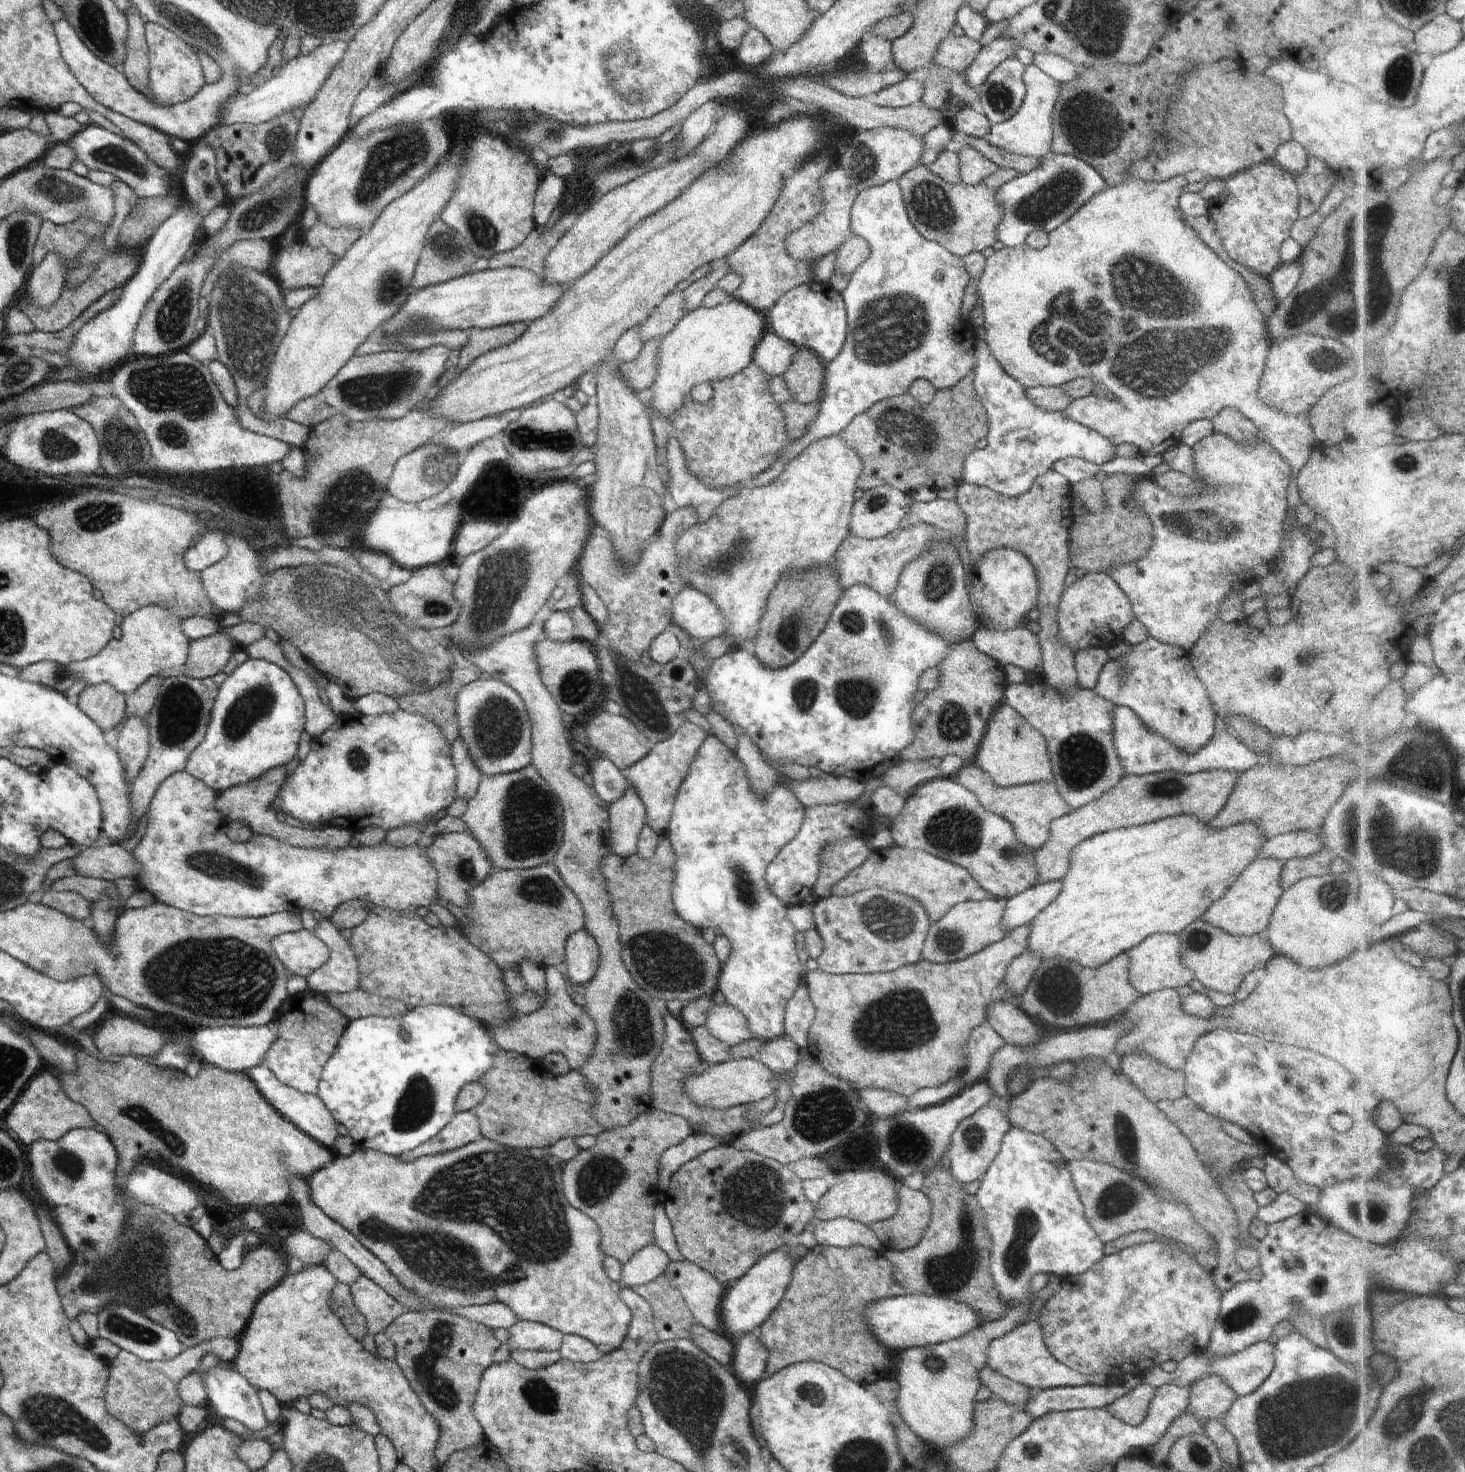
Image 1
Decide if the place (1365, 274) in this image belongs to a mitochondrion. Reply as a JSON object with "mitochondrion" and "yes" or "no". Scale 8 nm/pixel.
{"mitochondrion":"yes"}

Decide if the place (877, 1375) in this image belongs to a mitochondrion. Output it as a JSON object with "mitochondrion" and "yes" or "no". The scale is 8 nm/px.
{"mitochondrion":"no"}

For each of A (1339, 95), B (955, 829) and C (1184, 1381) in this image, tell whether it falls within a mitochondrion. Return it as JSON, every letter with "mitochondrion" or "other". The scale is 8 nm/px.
{"A":"other","B":"mitochondrion","C":"other"}

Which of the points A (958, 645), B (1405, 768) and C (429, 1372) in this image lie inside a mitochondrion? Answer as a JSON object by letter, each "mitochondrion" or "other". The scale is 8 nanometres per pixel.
{"A":"other","B":"mitochondrion","C":"mitochondrion"}

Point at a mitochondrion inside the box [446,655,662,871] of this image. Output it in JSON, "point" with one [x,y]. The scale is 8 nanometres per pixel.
{"point":[530,828]}

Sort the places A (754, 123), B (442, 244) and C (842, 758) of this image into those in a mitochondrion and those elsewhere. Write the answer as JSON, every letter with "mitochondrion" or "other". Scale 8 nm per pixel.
{"A":"other","B":"mitochondrion","C":"other"}

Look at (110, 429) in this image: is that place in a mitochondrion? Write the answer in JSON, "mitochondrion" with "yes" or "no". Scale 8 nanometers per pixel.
{"mitochondrion":"yes"}

